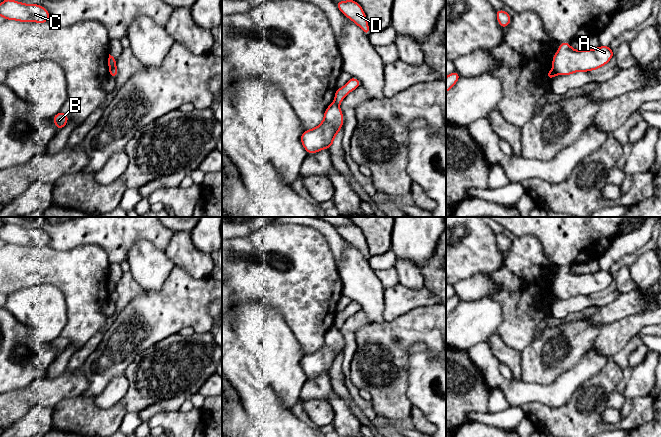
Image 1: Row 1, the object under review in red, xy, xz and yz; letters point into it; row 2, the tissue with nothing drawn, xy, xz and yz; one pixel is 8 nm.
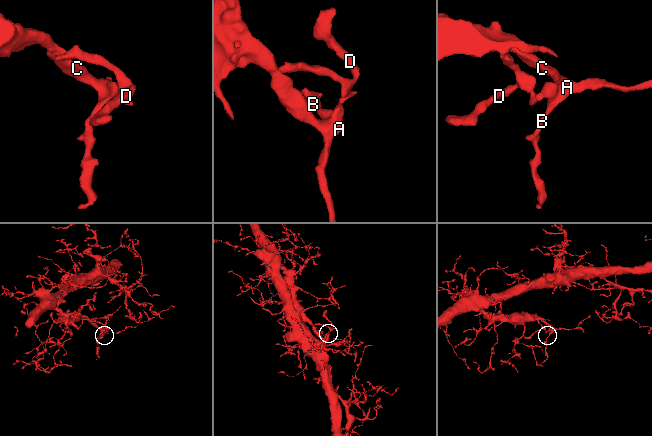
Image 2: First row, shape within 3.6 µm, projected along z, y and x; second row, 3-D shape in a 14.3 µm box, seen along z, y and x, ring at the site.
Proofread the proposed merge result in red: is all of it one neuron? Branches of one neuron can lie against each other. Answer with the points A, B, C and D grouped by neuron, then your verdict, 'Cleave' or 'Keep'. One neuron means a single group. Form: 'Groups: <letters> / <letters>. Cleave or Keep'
Groups: A B C / D. Cleave

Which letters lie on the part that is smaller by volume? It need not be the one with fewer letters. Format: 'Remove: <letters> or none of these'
Remove: D

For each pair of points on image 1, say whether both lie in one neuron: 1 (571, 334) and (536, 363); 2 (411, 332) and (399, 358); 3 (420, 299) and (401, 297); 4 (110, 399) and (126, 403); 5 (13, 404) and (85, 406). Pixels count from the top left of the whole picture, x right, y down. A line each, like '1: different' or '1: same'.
1: same
2: same
3: same
4: different
5: different

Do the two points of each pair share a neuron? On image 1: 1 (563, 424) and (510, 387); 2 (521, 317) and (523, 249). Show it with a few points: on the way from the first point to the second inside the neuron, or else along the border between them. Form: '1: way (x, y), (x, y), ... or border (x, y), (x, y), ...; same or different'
1: border (531, 402), (522, 406); different
2: way (521, 300), (517, 276), (523, 266); same

